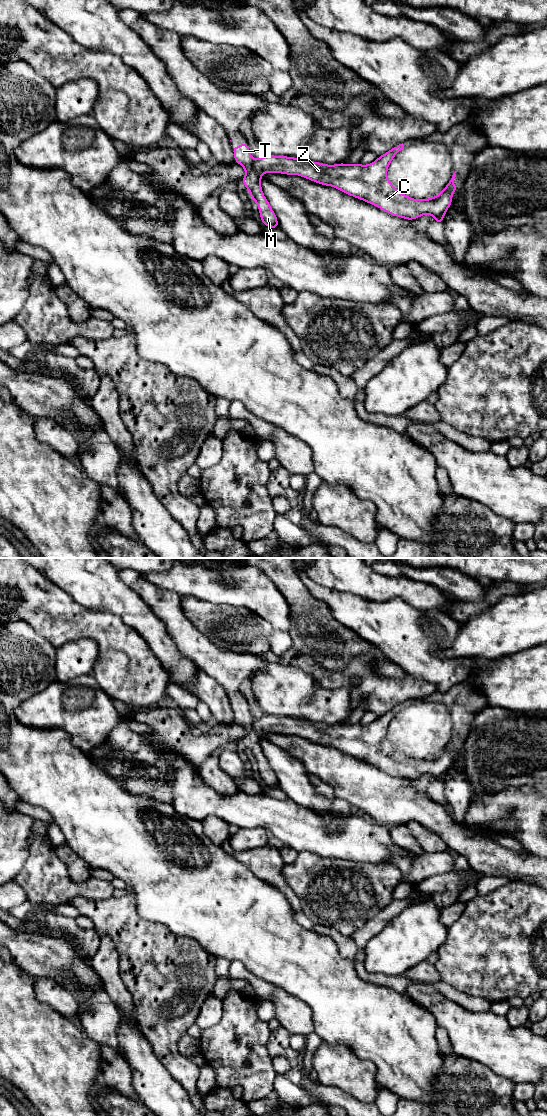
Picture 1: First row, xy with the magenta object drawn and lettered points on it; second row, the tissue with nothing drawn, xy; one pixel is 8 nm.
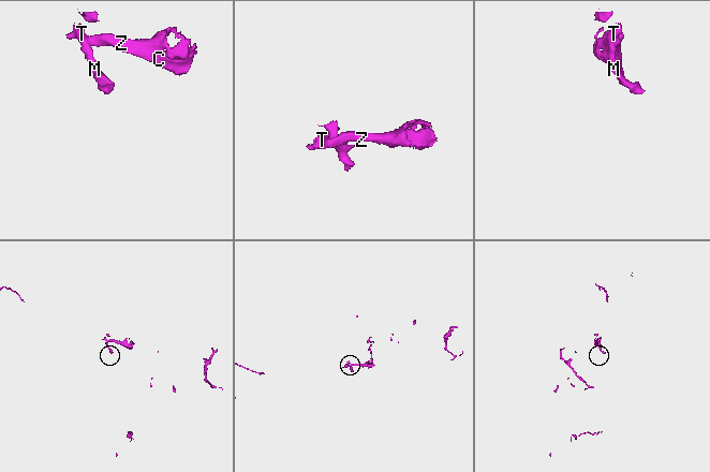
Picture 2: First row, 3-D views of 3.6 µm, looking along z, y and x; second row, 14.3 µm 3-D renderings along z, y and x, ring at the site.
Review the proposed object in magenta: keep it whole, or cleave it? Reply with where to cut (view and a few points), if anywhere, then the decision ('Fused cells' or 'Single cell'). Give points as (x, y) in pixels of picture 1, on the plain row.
Split along xy (253, 719), (252, 727), (261, 736). Fused cells

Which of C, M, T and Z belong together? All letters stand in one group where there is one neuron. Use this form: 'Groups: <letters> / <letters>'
Groups: C Z / M T

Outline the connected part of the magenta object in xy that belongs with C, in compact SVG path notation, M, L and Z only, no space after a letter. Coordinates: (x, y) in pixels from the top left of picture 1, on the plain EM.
M399 704L367 725L328 725L303 718L265 715L254 719L252 728L260 736L264 733L298 735L318 744L334 747L395 777L410 781L429 774L436 783L443 784L444 776L452 764L453 753L459 749L454 745L455 732L438 755L428 759L411 758L398 751L387 737L390 722L403 708L404 704Z

